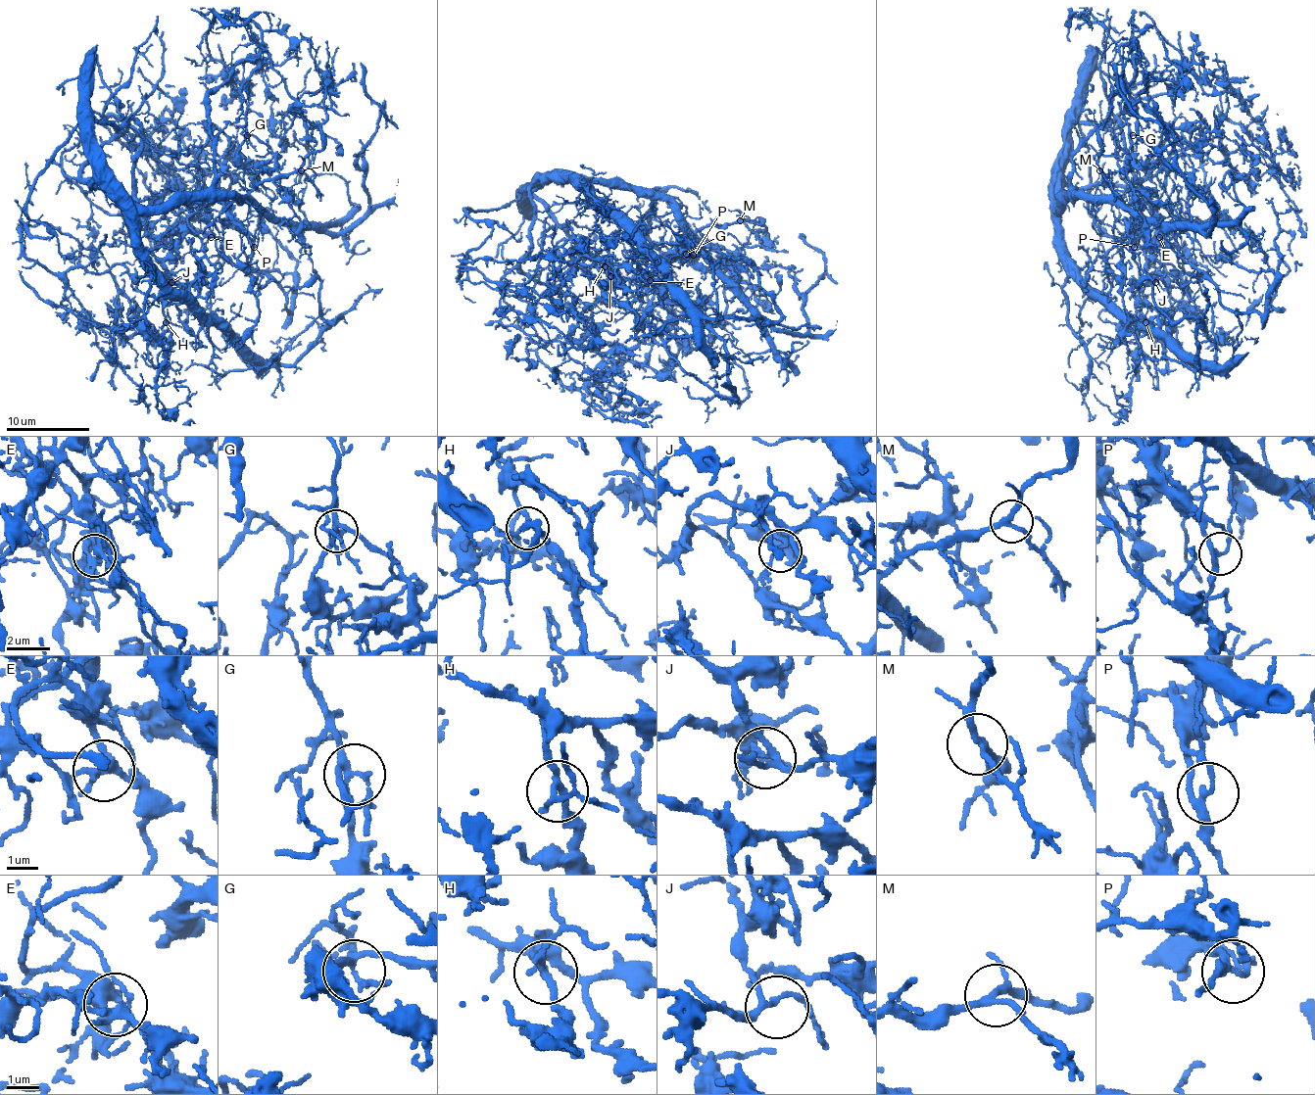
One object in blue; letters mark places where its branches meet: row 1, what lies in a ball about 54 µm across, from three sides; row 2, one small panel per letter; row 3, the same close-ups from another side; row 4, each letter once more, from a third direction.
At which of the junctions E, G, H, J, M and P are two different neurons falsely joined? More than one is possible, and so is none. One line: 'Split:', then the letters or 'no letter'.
Split: P

